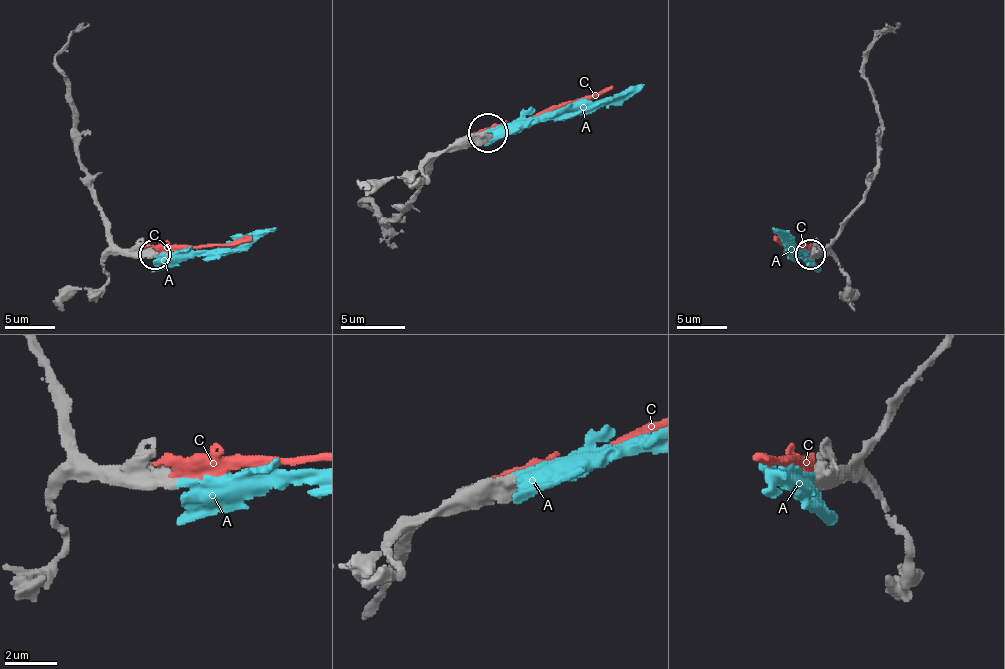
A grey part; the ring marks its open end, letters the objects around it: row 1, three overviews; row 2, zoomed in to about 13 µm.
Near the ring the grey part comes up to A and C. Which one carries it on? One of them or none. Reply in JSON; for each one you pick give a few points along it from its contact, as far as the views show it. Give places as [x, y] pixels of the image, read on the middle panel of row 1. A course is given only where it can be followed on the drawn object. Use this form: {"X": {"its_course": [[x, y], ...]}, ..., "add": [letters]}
{"A": {"its_course": [[487, 133], [590, 114], [645, 85]]}, "add": ["A"]}

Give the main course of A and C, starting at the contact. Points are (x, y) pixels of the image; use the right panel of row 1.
A: (811, 253), (796, 248), (773, 228)
C: (811, 251), (788, 246), (773, 236)

